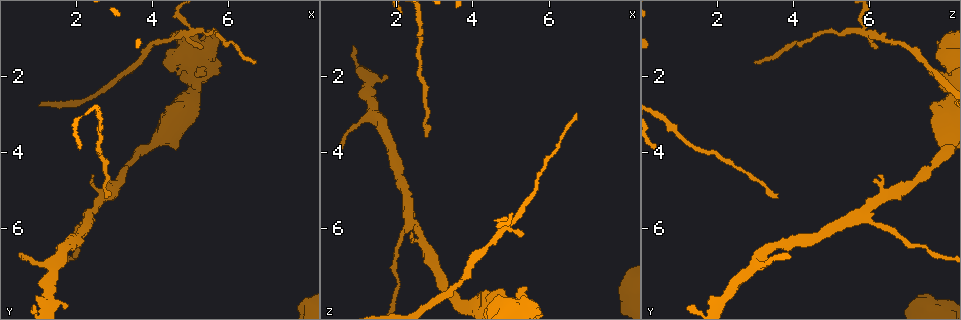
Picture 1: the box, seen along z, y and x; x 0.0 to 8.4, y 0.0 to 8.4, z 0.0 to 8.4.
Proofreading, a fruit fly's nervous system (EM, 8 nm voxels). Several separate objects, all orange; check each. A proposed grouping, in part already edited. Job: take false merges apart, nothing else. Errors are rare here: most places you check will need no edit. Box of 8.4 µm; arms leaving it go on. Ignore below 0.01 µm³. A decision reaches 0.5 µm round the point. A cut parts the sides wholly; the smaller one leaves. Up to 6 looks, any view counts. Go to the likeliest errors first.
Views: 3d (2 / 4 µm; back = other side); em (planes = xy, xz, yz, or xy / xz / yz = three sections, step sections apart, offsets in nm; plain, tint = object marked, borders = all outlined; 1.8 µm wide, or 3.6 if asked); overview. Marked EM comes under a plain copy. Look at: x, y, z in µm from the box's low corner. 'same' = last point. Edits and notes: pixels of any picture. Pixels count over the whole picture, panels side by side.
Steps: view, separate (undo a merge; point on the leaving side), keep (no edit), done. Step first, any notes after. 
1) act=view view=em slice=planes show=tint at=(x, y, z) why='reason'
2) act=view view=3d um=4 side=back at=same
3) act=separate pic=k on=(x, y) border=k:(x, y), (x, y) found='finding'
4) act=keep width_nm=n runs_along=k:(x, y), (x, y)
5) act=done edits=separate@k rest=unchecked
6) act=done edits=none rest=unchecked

act=view view=3d um=4 at=(4.80, 0.90, 6.05) why='abrupt turn'

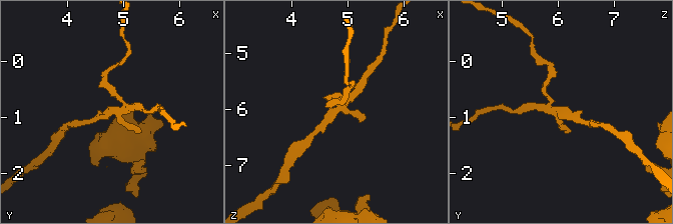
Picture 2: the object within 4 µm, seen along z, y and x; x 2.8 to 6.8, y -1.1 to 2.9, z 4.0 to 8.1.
act=view view=em um=3.6 slice=yz step=16 show=tint at=(4.85, 0.90, 6.00) why='now the EM'

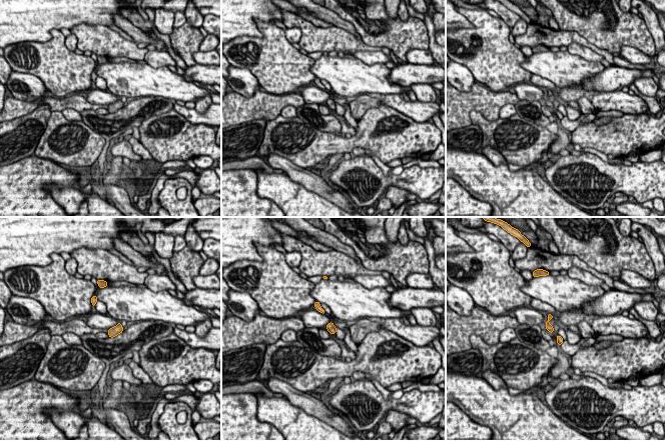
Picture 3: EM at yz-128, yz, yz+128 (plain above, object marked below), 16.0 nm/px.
act=view view=em um=3.6 slice=planes show=tint at=same why='cut it another way'

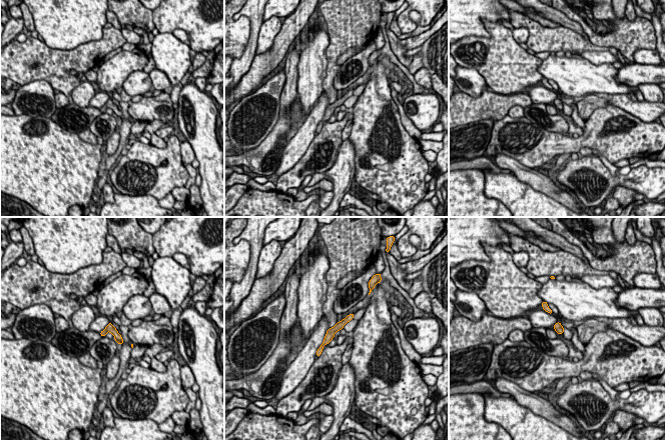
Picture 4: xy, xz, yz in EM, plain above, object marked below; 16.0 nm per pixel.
act=keep width_nm=130 found='continuous, no second neuron'

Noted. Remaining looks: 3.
act=view view=3d um=2 at=(2.40, 5.60, 5.85) why='sharp bend'

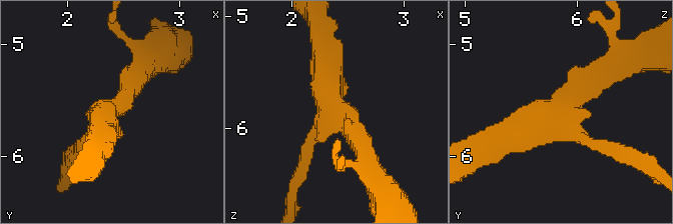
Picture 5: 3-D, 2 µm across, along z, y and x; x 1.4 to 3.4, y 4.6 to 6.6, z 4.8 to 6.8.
act=view view=em slice=planes show=tint at=(2.40, 5.60, 5.84)

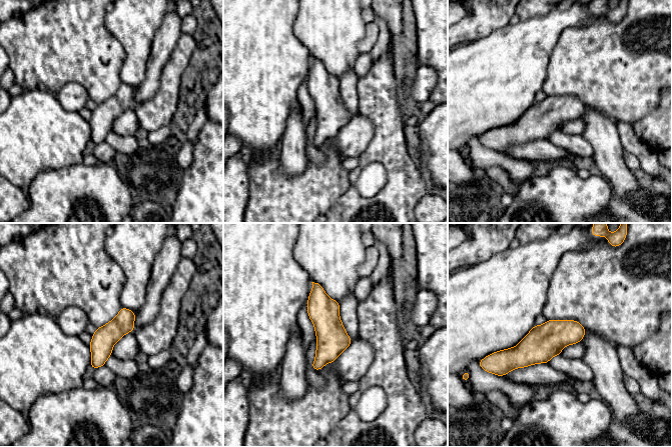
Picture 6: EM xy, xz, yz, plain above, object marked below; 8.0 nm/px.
act=keep width_nm=190 runs_along=6:(314, 285), (324, 313), (317, 367) found='one neuron here'

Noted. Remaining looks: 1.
act=done edits=none rest=unchecked

